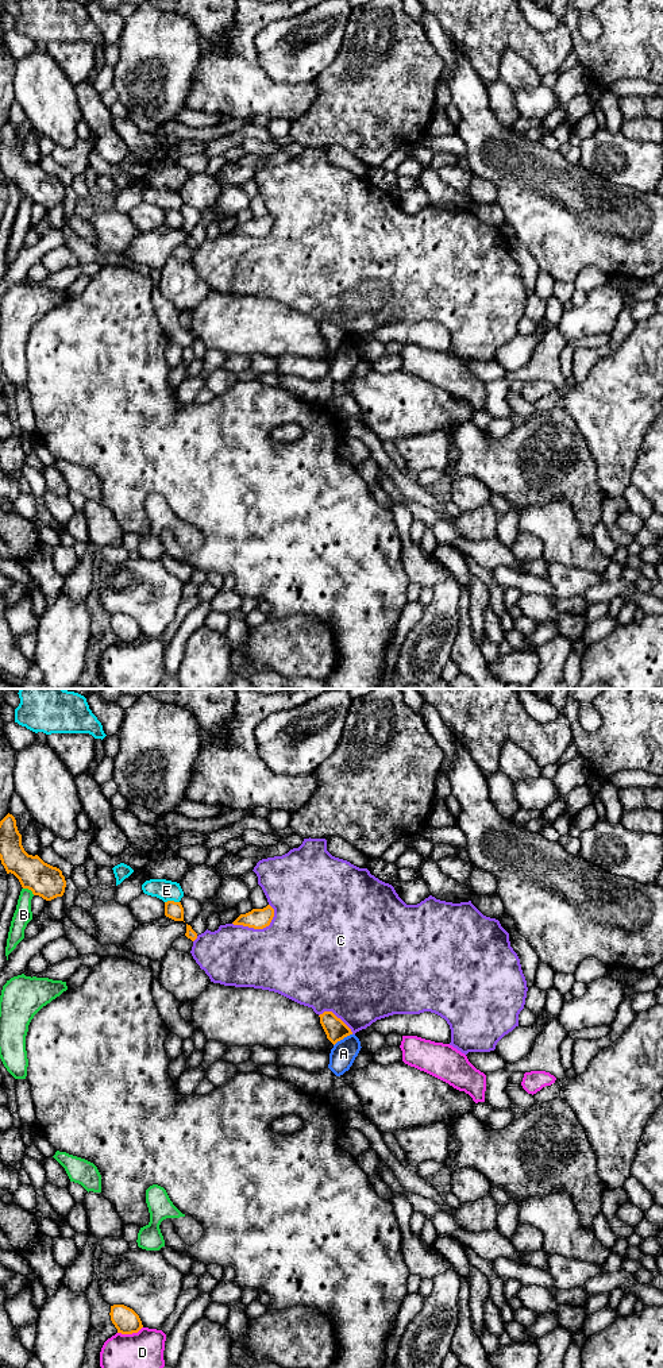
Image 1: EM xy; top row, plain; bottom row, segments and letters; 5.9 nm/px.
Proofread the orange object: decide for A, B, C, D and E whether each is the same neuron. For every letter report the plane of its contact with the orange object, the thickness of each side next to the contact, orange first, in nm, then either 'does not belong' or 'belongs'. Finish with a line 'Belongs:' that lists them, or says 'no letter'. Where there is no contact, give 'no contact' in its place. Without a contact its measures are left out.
A: contact in xy; calibres 130 and 150 nm; does not belong
B: contact in xy; calibres 190 and 110 nm; does not belong
C: contact in xy; calibres 130 and 440 nm; does not belong
D: contact in xy; calibres 150 and 340 nm; does not belong
E: contact in xy; calibres 110 and 130 nm; does not belong
Belongs: no letter

